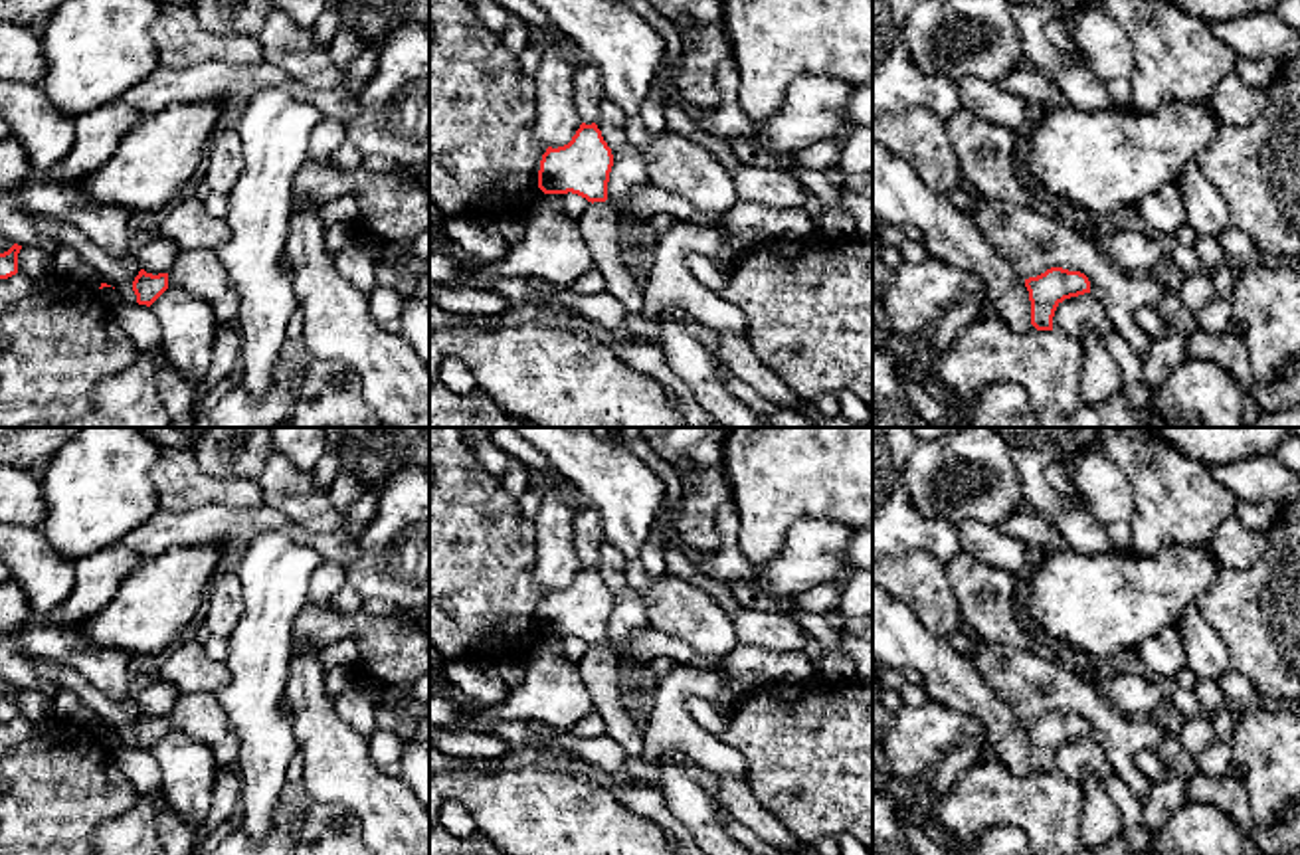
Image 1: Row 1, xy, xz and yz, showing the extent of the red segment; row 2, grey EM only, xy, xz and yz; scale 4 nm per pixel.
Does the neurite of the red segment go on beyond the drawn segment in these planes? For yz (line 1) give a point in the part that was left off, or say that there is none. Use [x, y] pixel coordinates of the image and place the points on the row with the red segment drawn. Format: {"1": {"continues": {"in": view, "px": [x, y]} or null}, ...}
{"1": {"continues": null}}

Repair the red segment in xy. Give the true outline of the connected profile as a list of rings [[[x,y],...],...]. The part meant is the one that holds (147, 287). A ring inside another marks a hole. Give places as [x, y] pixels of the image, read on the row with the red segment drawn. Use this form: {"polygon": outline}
{"polygon": [[[212,249],[180,251],[168,273],[146,273],[133,281],[139,305],[150,307],[168,287],[180,287],[194,297],[208,301],[218,323],[237,317],[239,295],[232,289],[226,269]]]}

